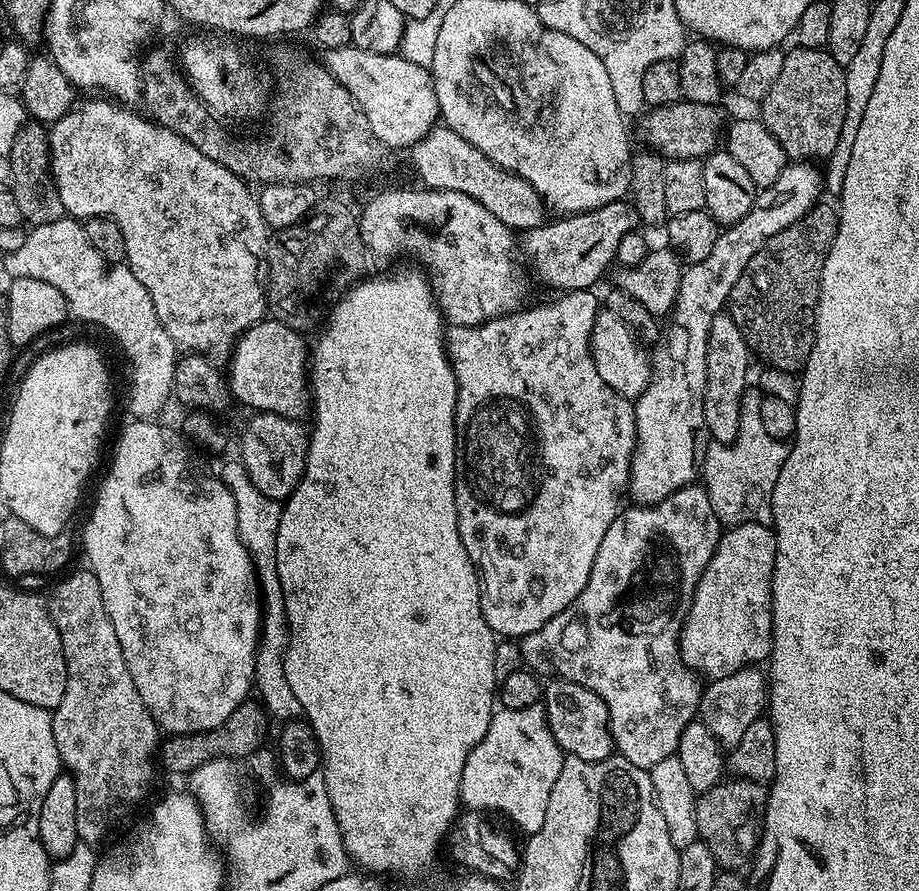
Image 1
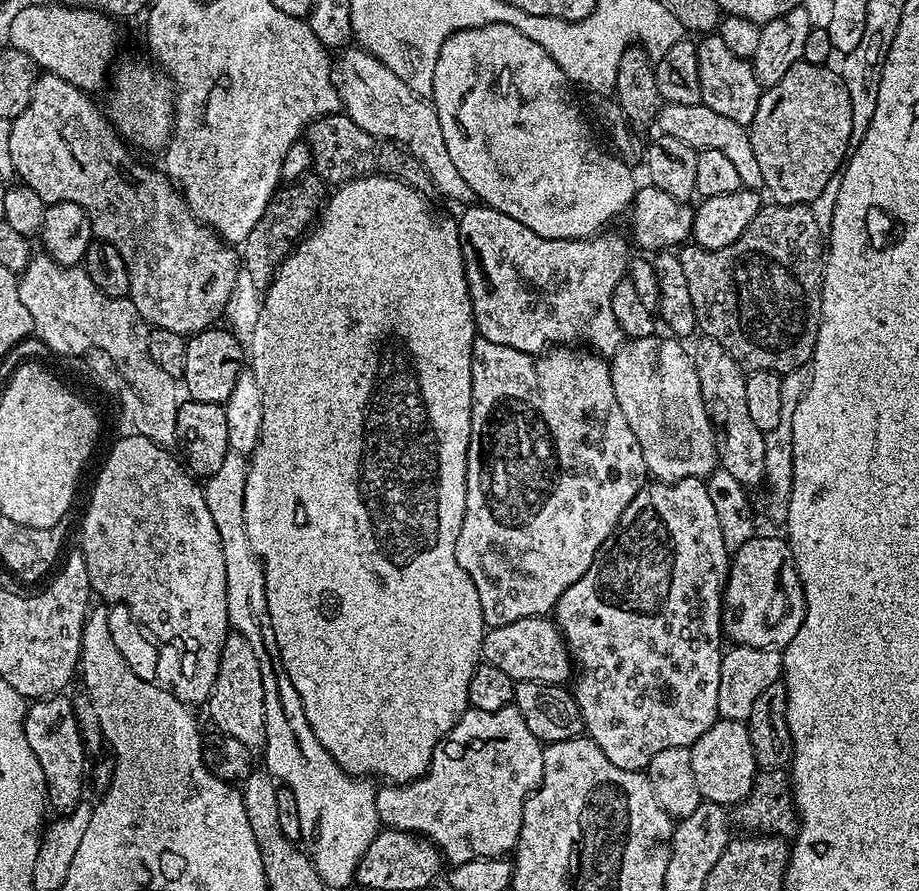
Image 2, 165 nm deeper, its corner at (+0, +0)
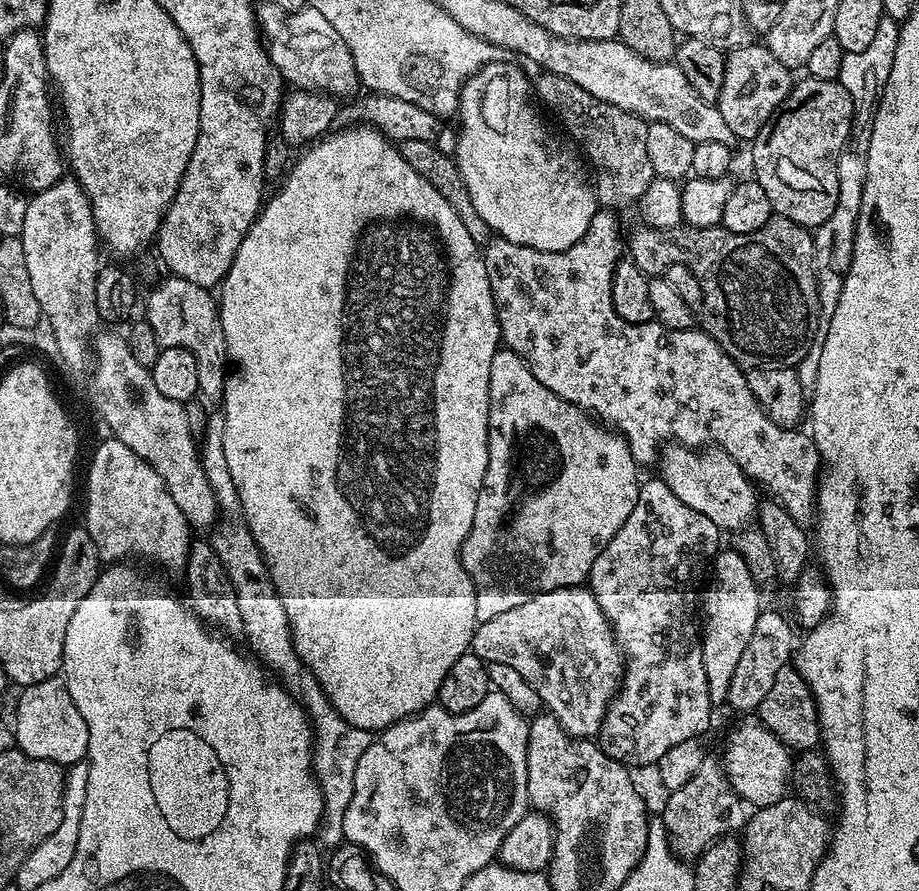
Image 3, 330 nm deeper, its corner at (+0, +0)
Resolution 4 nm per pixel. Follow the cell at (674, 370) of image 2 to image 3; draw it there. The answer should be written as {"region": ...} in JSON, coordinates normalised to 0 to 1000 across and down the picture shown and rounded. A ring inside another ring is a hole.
{"region":[[[728,496],[716,508],[717,525],[717,538],[725,545],[729,545],[733,554],[738,554],[740,562],[746,563],[751,572],[768,577],[768,581],[773,581],[773,586],[777,586],[777,590],[781,590],[789,598],[801,599],[813,594],[824,582],[824,549],[803,523],[803,519],[799,519],[799,514],[794,514],[794,510],[783,503],[770,501],[758,505],[749,503],[745,498]]]}

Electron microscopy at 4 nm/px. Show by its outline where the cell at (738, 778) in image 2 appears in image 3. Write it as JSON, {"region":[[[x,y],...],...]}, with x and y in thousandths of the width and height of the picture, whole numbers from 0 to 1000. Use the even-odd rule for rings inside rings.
{"region":[[[810,801],[792,822],[786,856],[797,886],[819,908],[832,907],[854,897],[860,884],[860,842],[827,808],[826,802]]]}

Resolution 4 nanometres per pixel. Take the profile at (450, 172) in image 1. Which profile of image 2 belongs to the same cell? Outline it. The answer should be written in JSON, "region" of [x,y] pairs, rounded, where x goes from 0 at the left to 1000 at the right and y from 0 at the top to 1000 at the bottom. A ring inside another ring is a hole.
{"region":[[[379,52],[369,63],[363,72],[363,85],[370,100],[370,116],[378,130],[394,141],[398,150],[412,153],[415,157],[421,157],[455,177],[455,182],[464,186],[464,195],[472,200],[472,209],[480,221],[513,226],[511,209],[507,209],[507,200],[498,195],[498,186],[494,186],[490,168],[485,168],[485,155],[481,155],[481,141],[469,116],[462,109],[448,104],[428,79],[396,54]]]}

